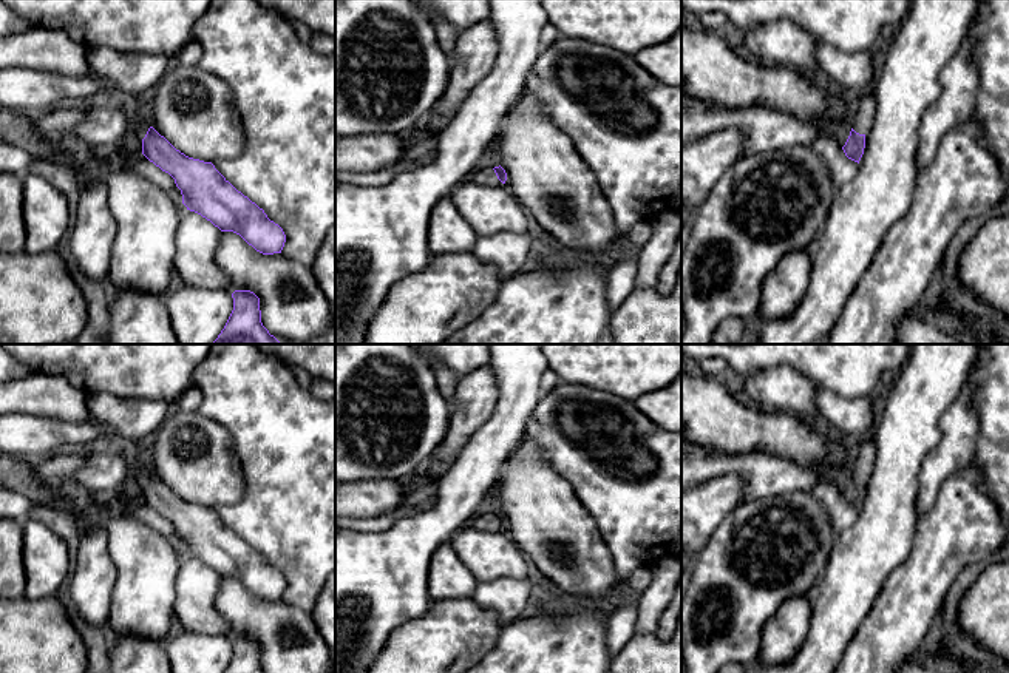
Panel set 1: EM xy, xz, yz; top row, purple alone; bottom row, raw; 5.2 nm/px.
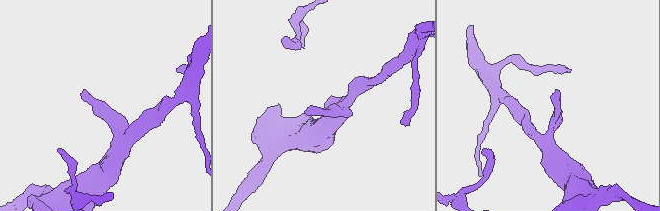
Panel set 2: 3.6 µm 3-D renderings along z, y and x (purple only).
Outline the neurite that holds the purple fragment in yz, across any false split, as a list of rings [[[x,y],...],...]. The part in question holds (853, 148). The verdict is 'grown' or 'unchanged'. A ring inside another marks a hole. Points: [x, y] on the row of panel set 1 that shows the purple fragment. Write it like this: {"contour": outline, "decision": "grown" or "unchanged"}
{"contour": [[[862,93],[854,96],[853,111],[851,111],[851,131],[842,147],[845,156],[859,164],[864,148],[865,148],[865,134],[870,131],[876,110],[876,96],[875,93]]], "decision": "grown"}

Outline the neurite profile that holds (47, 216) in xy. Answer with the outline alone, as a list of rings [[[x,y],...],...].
[[[32,173],[23,178],[23,219],[31,255],[56,250],[73,224],[65,194]]]

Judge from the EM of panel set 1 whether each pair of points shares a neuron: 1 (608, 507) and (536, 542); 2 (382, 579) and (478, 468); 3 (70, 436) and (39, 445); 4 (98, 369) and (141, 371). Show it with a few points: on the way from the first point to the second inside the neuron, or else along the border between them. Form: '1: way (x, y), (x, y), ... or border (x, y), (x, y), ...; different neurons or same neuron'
1: border (570, 483), (575, 497), (595, 522), (608, 547); different neurons
2: way (396, 559), (458, 497); same neuron
3: way (62, 436), (47, 437); same neuron
4: way (108, 369), (130, 369); same neuron

